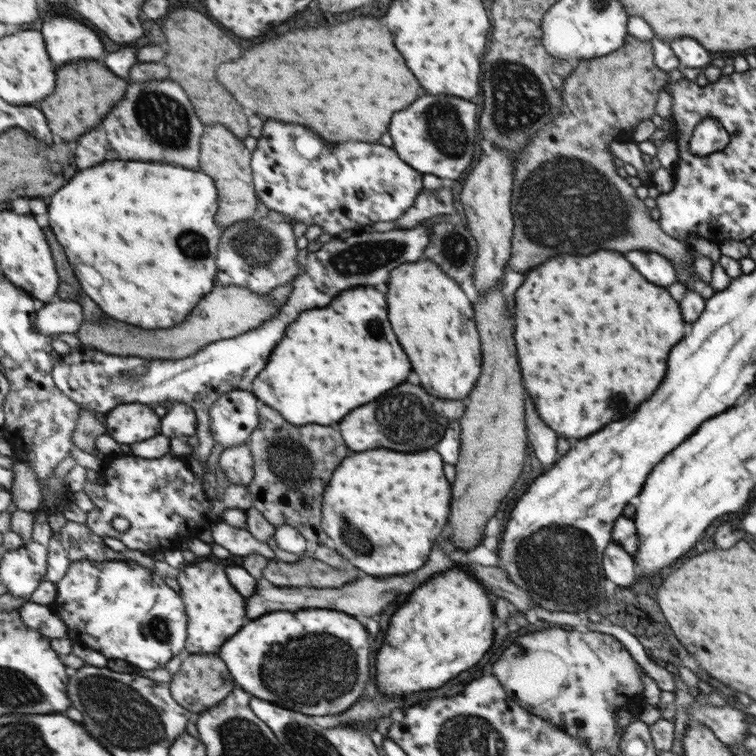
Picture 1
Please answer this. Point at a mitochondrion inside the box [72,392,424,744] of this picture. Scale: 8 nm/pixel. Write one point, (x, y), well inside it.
(281, 673)

